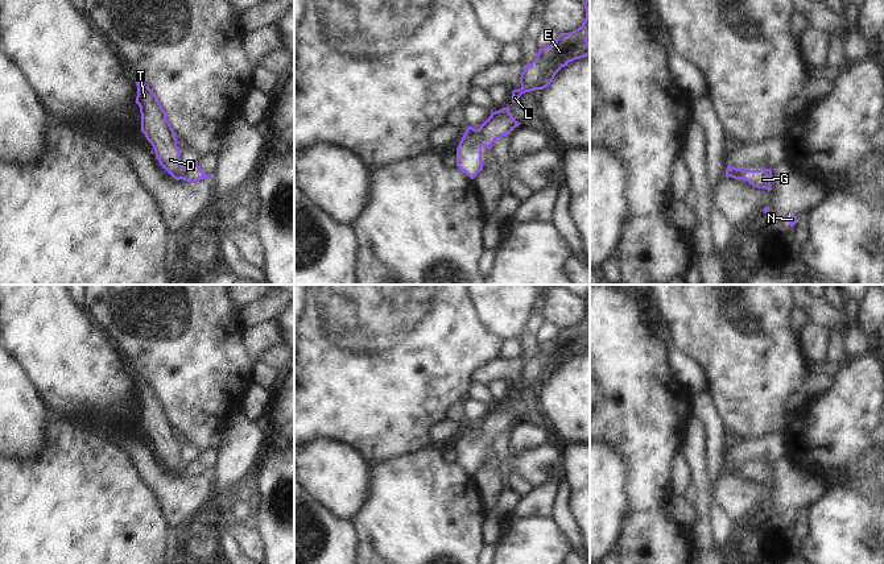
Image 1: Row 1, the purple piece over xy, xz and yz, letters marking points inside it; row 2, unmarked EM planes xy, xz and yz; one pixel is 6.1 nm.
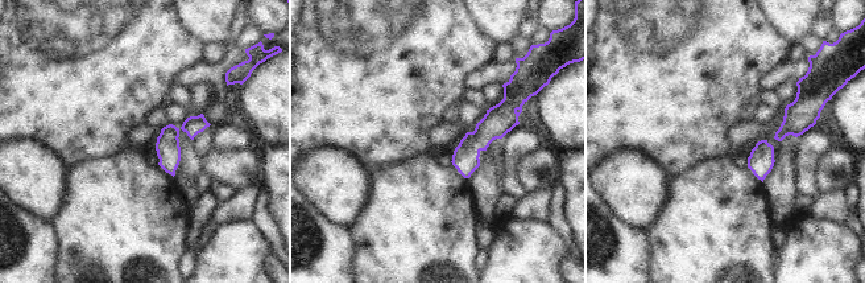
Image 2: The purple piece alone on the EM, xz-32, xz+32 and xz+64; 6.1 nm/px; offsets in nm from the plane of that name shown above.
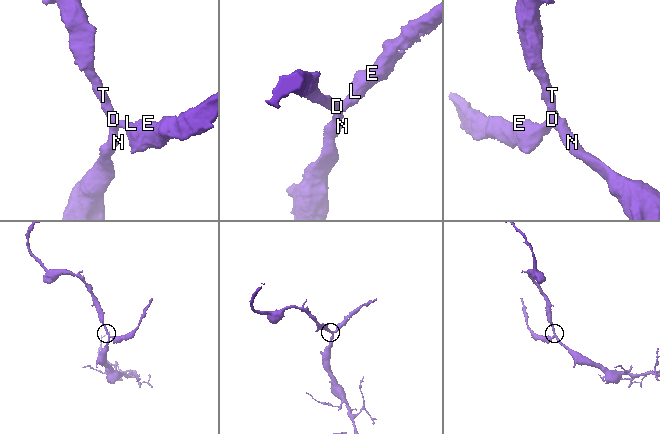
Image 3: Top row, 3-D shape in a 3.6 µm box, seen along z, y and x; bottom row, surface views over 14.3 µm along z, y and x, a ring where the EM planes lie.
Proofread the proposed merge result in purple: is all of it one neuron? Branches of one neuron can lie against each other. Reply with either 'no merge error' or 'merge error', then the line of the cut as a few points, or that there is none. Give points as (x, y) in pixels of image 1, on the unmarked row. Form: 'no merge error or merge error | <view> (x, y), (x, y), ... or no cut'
no merge error | no cut

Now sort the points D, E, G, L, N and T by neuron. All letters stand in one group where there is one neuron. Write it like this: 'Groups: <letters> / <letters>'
Groups: D E G L N T

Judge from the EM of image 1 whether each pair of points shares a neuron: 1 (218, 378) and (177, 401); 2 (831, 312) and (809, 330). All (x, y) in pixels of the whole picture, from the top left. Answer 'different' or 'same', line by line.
1: same
2: different

